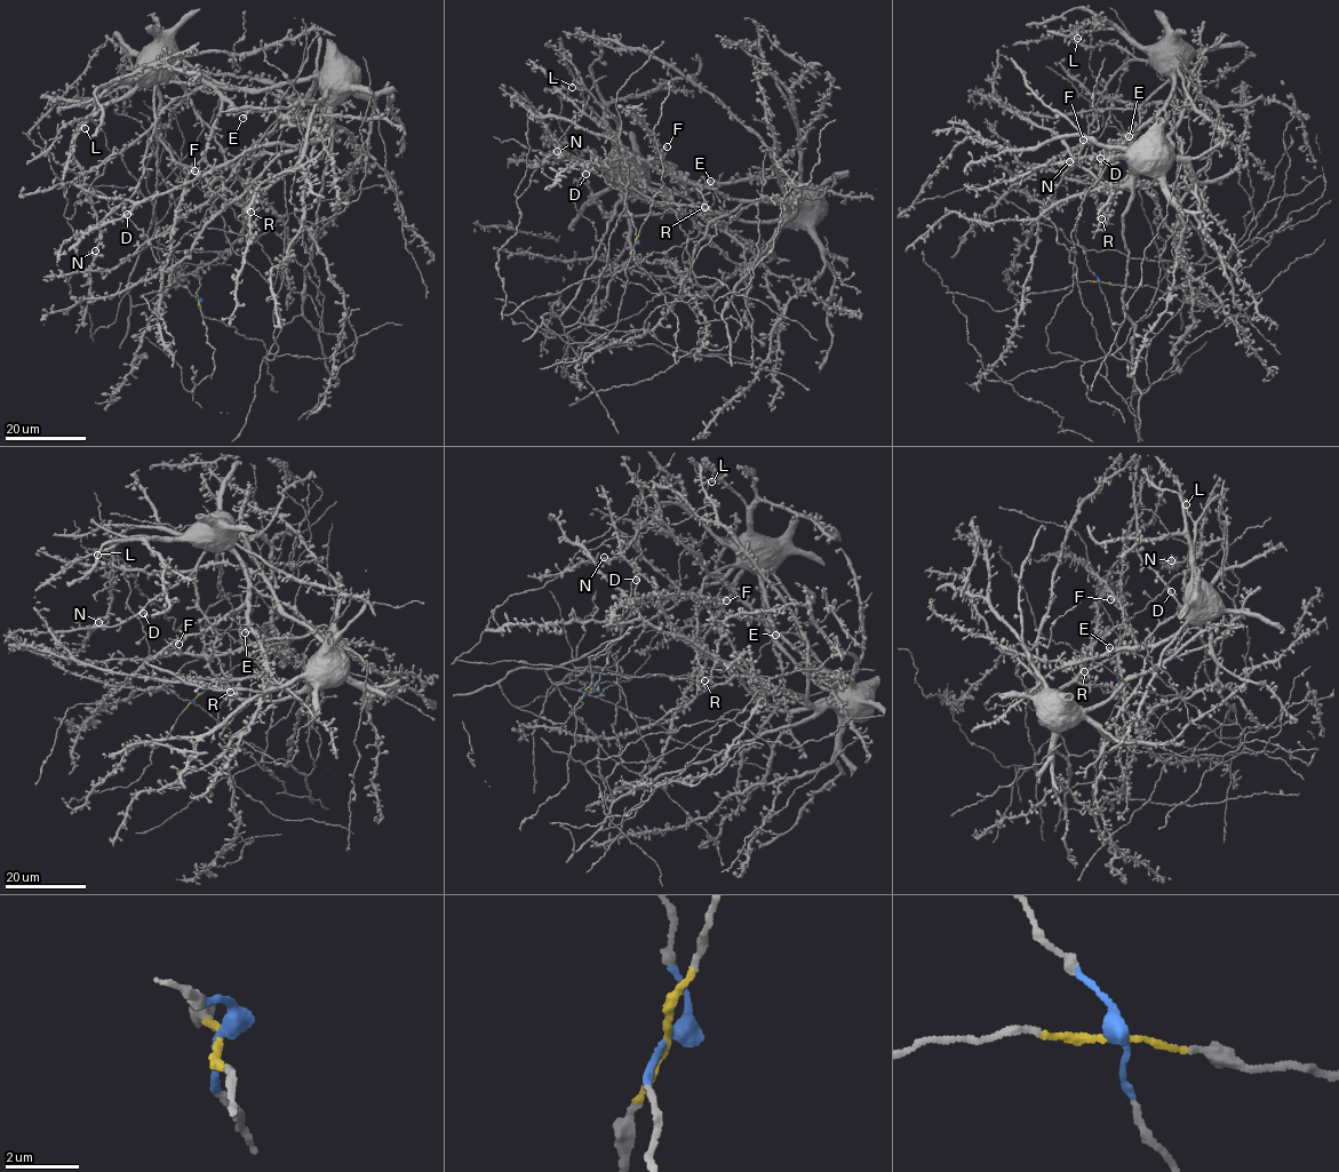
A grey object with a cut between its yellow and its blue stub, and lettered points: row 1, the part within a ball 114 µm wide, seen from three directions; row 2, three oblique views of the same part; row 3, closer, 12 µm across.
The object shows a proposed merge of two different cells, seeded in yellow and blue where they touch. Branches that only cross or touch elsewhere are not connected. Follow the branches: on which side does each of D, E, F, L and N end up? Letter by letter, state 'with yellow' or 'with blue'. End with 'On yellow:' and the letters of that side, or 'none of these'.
D: with blue
E: with yellow
F: with yellow
L: with yellow
N: with yellow
On yellow: E, F, L, N

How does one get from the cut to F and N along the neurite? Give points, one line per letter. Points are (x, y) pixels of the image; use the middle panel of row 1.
F: (636, 242), (605, 336), (571, 343), (546, 326), (575, 296), (623, 185), (686, 189), (667, 146)
N: (636, 242), (605, 336), (571, 343), (546, 326), (575, 296), (623, 192), (542, 140), (557, 151)

